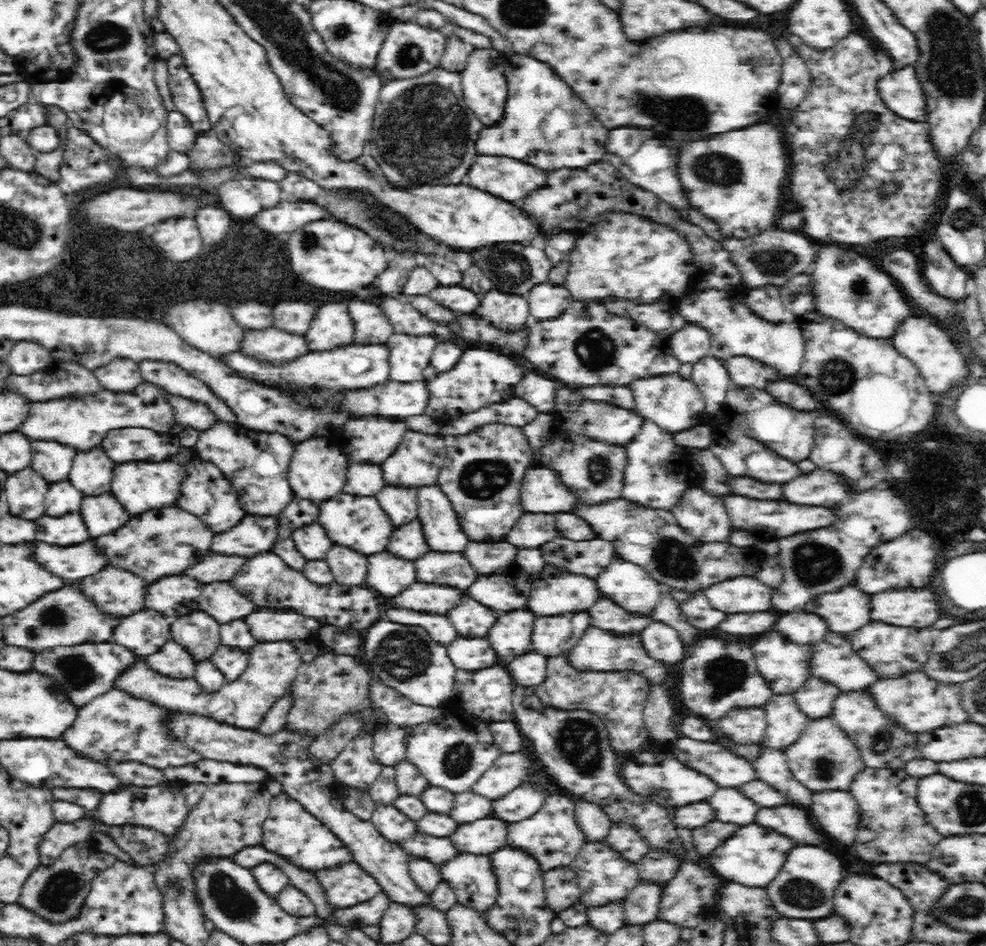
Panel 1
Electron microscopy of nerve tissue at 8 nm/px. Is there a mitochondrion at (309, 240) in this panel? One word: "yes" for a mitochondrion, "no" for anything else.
yes

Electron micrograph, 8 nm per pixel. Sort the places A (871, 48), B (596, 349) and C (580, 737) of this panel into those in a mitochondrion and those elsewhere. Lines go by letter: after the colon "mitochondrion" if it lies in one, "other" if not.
A: other
B: mitochondrion
C: mitochondrion

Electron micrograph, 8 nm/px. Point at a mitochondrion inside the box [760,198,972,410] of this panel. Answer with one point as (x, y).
(838, 373)

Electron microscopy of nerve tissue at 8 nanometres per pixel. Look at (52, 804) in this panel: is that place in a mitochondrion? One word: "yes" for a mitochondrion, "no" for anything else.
no

